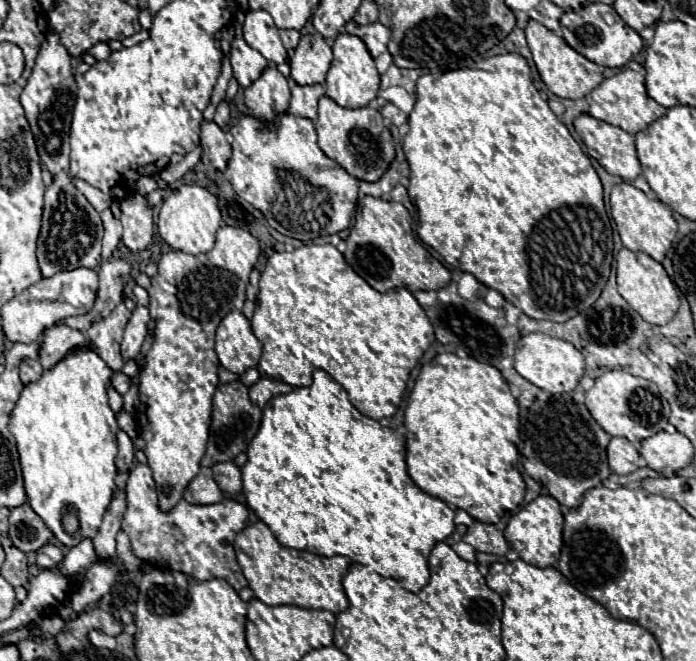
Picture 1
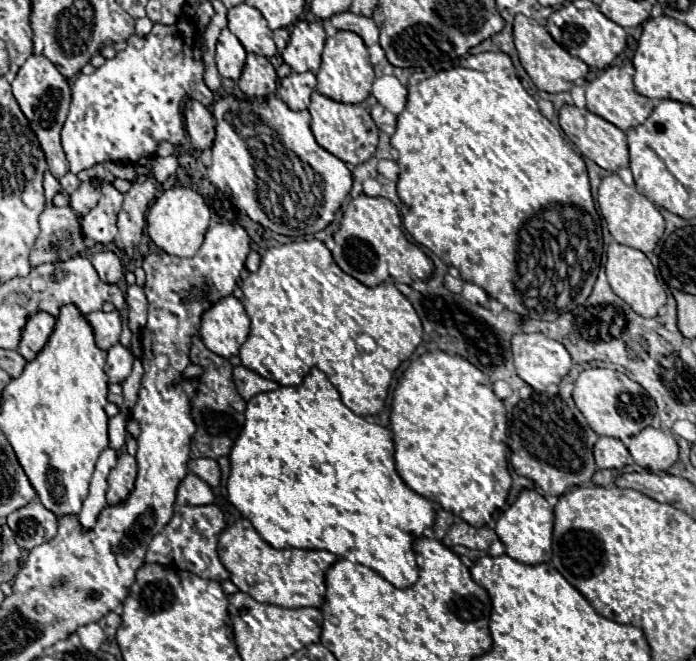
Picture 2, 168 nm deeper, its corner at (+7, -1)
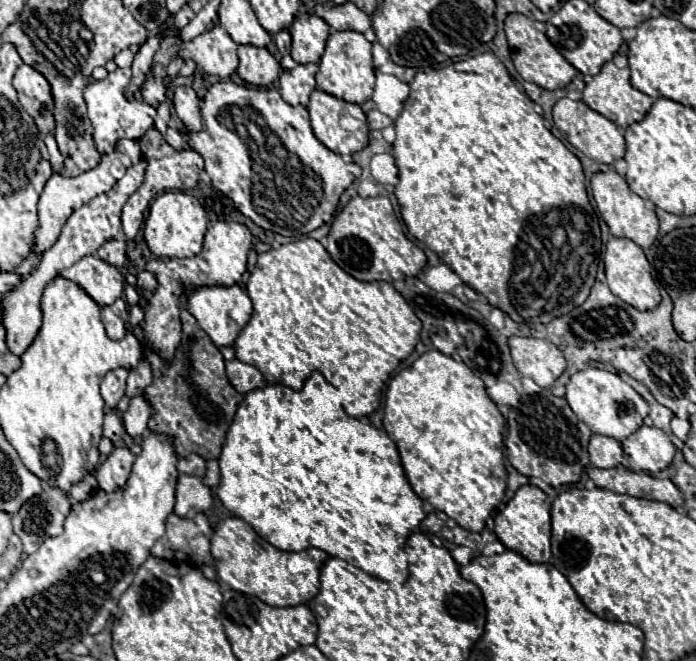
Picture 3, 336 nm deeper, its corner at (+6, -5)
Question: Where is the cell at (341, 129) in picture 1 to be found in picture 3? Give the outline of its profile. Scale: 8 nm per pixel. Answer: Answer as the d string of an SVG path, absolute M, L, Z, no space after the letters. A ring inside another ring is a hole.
M315 89L311 93L311 101L307 105L309 113L311 113L311 127L315 137L329 147L331 151L339 153L339 155L351 155L355 151L359 151L363 145L367 145L369 141L369 126L366 115L361 111L359 105L347 103L343 99L337 99L321 89Z

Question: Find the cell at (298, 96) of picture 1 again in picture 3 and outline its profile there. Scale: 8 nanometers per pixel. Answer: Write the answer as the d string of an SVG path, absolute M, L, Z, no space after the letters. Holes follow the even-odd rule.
M315 63L297 65L295 69L283 71L279 77L279 93L289 105L307 105L309 95L315 89Z

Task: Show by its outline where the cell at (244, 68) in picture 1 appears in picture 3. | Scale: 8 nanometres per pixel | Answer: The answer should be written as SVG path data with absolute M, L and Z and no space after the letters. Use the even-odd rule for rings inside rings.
M221 25L207 29L205 33L187 43L181 43L179 57L195 61L197 69L203 75L219 77L231 77L237 71L239 63L237 43Z

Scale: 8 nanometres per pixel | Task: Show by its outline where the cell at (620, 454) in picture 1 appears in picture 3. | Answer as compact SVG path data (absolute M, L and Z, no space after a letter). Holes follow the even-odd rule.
M593 435L587 449L589 449L591 465L595 465L595 467L609 469L609 467L621 465L623 449L621 449L621 443L615 441L613 437L607 437L607 435Z

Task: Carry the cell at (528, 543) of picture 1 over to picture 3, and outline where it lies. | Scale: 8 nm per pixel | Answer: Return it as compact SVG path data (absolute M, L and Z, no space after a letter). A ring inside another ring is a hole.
M527 483L517 489L513 499L495 517L495 533L499 541L531 563L547 563L551 559L551 499L535 485Z

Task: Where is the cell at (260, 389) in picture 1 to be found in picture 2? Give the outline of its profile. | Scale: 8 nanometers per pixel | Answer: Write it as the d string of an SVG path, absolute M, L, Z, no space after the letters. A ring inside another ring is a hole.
M242 365L234 367L234 383L236 383L236 389L240 391L244 401L252 399L252 395L264 393L264 391L274 391L276 387L280 387L278 383L274 383L270 379L264 379L264 377L256 375L254 371L242 367Z

